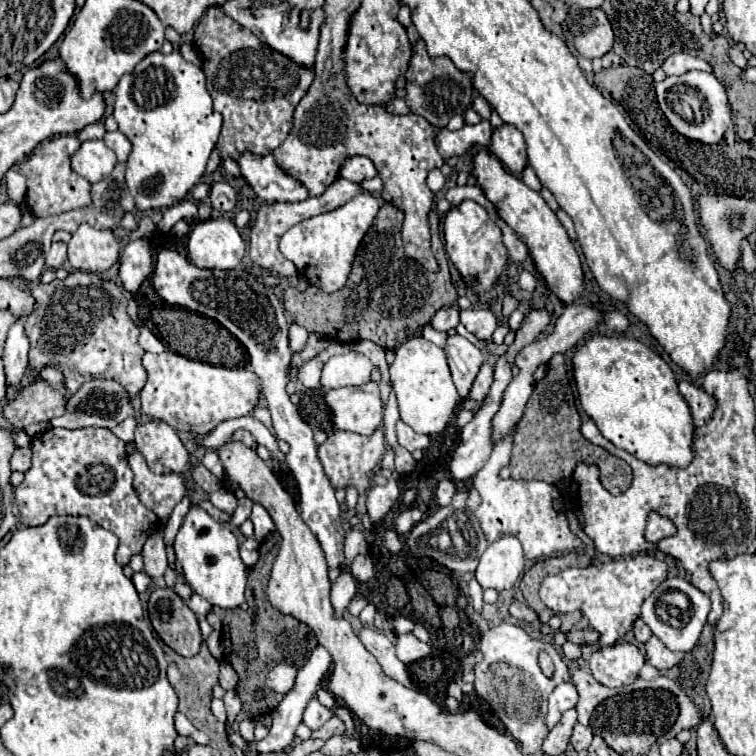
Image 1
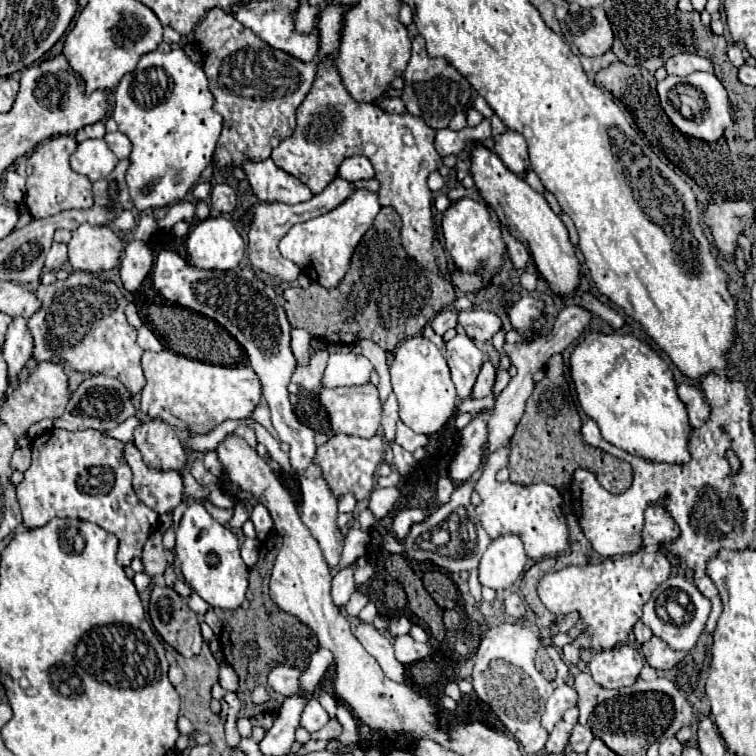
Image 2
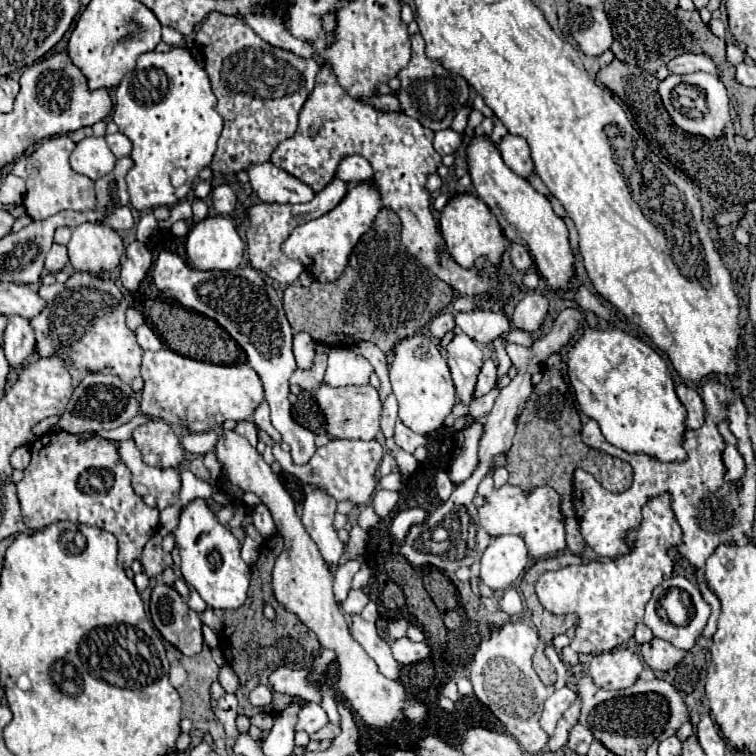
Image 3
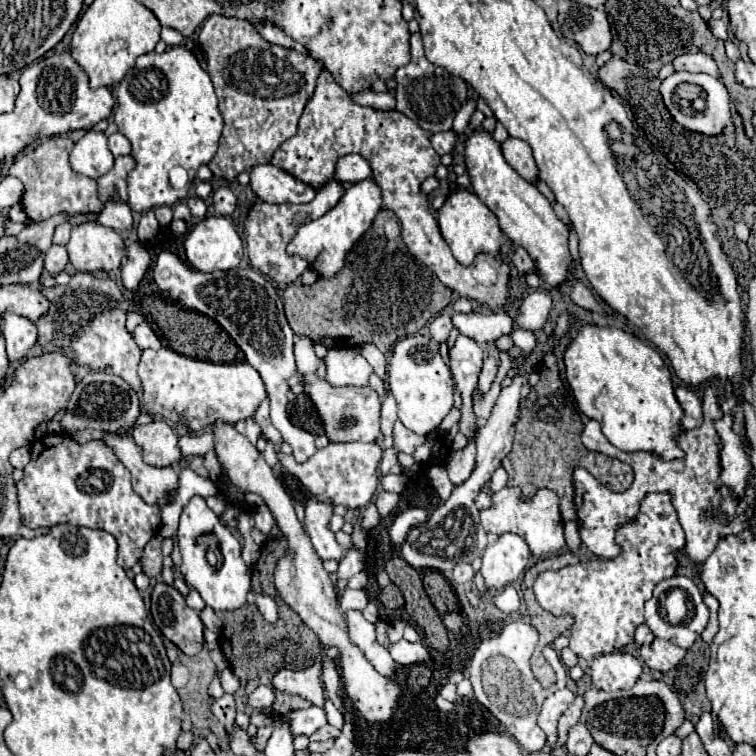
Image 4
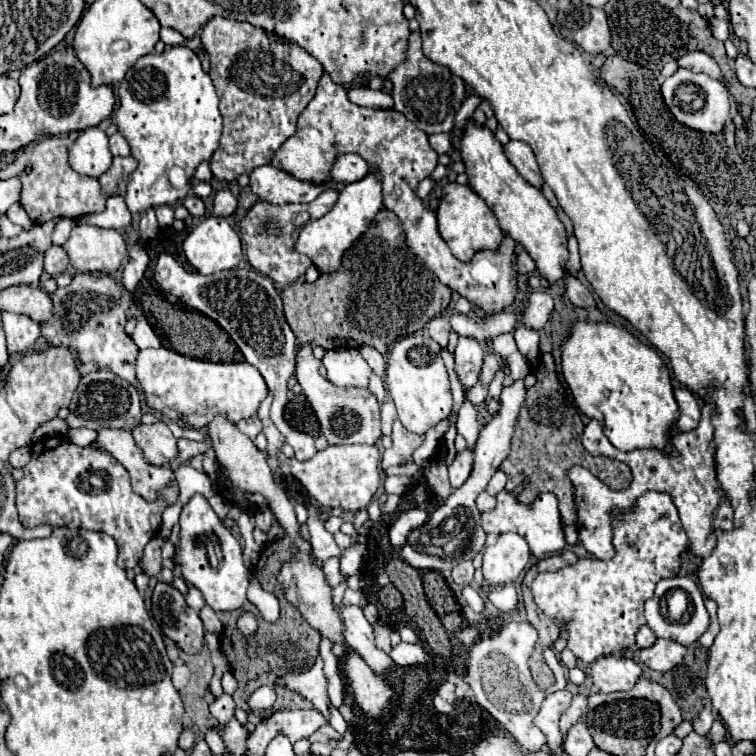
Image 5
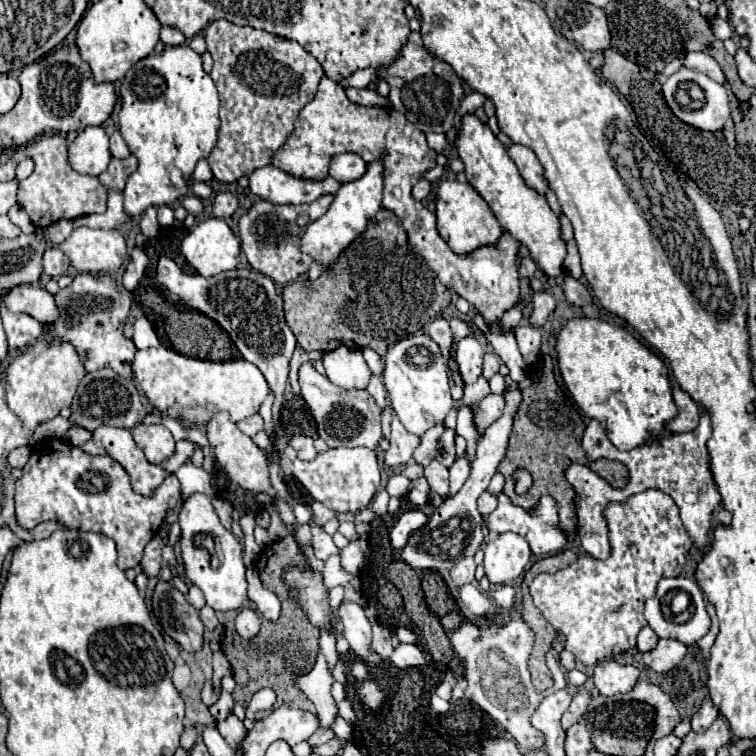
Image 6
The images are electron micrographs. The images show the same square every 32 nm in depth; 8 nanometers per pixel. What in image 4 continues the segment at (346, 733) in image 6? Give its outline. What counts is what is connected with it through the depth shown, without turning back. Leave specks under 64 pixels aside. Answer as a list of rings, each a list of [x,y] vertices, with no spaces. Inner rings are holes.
[[[326,700],[324,710],[326,710],[326,714],[328,714],[328,724],[332,724],[332,726],[338,728],[338,730],[342,730],[342,728],[344,728],[344,716],[340,714],[340,710],[338,710],[330,700]]]

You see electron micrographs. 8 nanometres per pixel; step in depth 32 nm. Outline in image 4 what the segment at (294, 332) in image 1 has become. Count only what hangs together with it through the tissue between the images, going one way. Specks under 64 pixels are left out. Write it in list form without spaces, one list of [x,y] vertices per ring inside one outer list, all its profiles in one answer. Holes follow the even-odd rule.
[[[296,338],[294,354],[296,354],[298,372],[302,376],[304,392],[310,396],[312,404],[316,406],[328,440],[330,442],[376,442],[380,436],[380,400],[378,400],[378,394],[368,386],[366,388],[356,388],[356,386],[336,388],[336,386],[330,386],[324,378],[320,378],[316,374],[314,344],[308,338]]]

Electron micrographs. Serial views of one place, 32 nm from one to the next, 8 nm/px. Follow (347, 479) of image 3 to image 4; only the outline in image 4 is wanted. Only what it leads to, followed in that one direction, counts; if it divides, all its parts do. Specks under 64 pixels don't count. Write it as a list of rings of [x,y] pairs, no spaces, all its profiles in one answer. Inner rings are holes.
[[[372,442],[372,444],[328,444],[326,448],[320,448],[310,460],[306,462],[296,462],[292,456],[286,456],[278,452],[278,458],[286,470],[296,476],[308,490],[314,494],[320,502],[326,504],[342,504],[348,510],[360,510],[370,504],[378,484],[380,484],[380,474],[378,474],[378,464],[382,460],[382,448]]]

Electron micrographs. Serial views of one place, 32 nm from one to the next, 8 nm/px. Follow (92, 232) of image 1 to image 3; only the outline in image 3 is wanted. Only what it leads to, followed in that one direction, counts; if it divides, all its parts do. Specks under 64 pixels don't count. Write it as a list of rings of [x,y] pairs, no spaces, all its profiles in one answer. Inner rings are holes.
[[[80,224],[68,242],[70,264],[76,272],[104,272],[120,266],[124,254],[122,238],[104,224]]]

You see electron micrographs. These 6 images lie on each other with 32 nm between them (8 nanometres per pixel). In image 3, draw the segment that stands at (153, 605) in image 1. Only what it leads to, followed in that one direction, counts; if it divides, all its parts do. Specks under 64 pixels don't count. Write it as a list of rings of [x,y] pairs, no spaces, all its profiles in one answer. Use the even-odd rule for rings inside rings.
[[[156,584],[150,600],[150,616],[160,634],[184,656],[196,656],[202,650],[200,616],[188,608],[184,598],[166,584]]]

